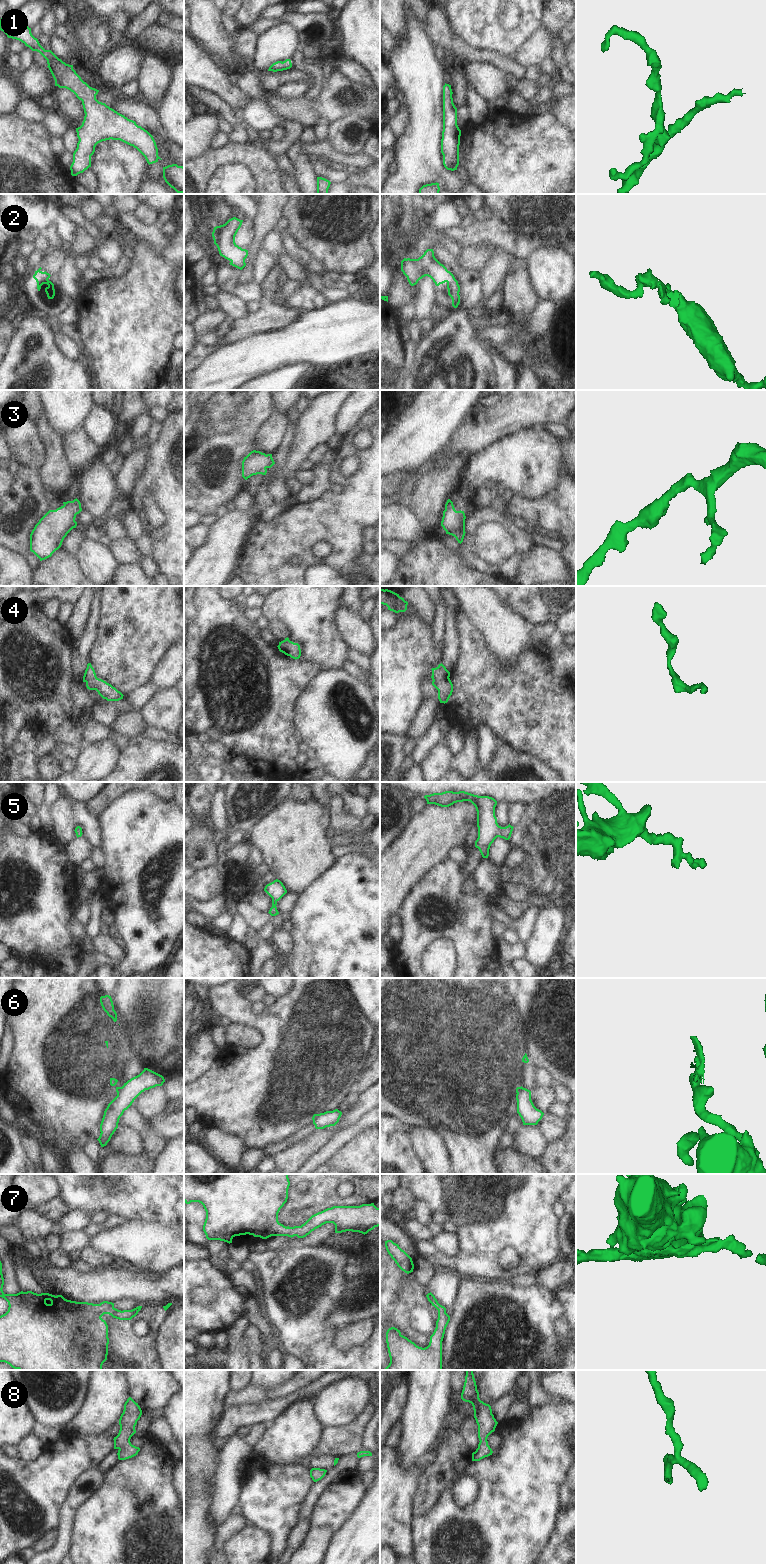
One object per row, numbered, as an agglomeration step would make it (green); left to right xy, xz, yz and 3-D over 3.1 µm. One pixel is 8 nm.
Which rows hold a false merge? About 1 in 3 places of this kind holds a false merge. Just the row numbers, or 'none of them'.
6

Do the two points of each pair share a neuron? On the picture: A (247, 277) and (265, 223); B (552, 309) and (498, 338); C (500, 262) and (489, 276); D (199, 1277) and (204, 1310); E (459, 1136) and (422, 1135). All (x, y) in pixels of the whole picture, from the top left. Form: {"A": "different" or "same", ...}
{"A": "same", "B": "same", "C": "same", "D": "same", "E": "different"}

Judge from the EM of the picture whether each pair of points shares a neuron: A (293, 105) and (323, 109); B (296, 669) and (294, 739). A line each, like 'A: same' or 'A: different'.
A: same
B: same

